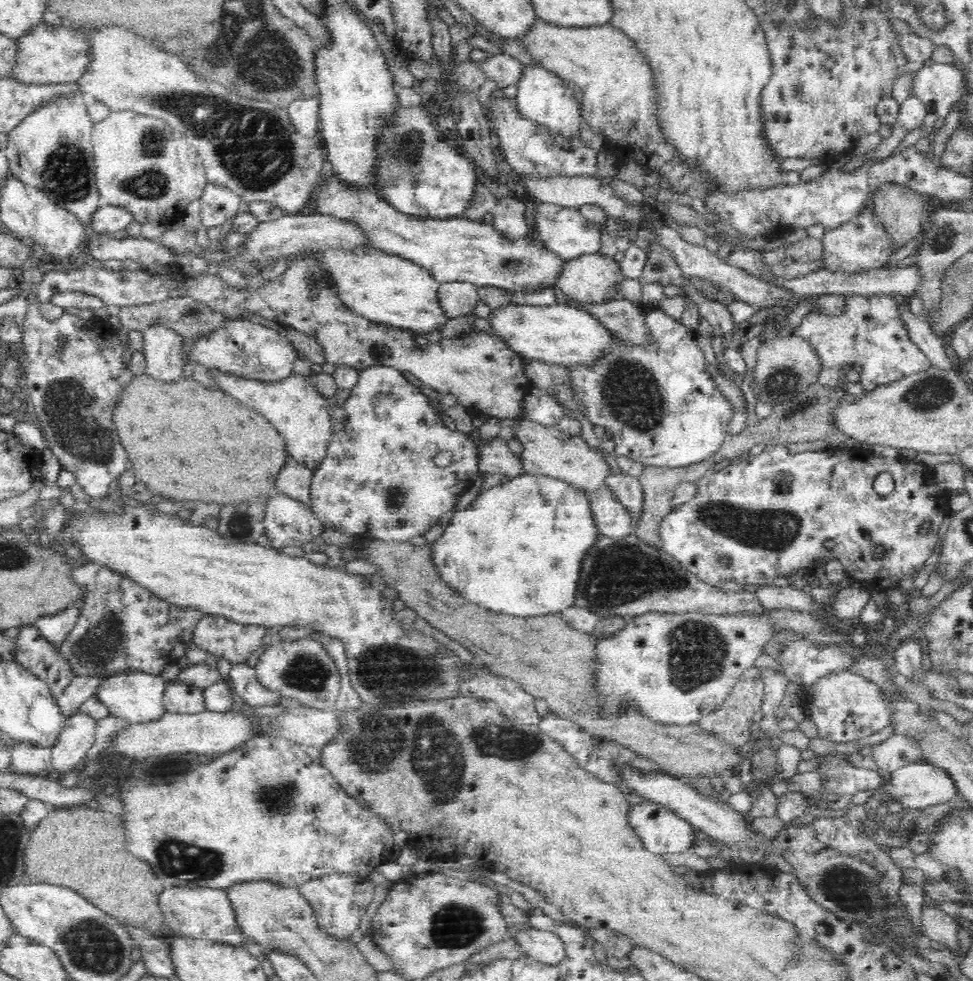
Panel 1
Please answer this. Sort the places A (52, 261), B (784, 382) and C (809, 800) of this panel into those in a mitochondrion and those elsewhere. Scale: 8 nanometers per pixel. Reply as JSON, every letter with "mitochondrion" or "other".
{"A":"other","B":"mitochondrion","C":"other"}

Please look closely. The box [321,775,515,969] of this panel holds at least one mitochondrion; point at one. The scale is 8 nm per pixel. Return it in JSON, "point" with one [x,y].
{"point":[453,926]}

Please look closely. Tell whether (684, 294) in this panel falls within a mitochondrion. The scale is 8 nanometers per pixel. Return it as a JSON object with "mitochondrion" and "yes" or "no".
{"mitochondrion":"no"}

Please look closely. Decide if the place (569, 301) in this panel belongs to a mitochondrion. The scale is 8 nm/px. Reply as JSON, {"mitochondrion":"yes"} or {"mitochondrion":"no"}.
{"mitochondrion":"no"}

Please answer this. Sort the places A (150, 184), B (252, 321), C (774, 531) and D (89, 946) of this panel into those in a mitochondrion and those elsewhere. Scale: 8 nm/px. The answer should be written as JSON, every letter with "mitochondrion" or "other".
{"A":"mitochondrion","B":"other","C":"mitochondrion","D":"mitochondrion"}

